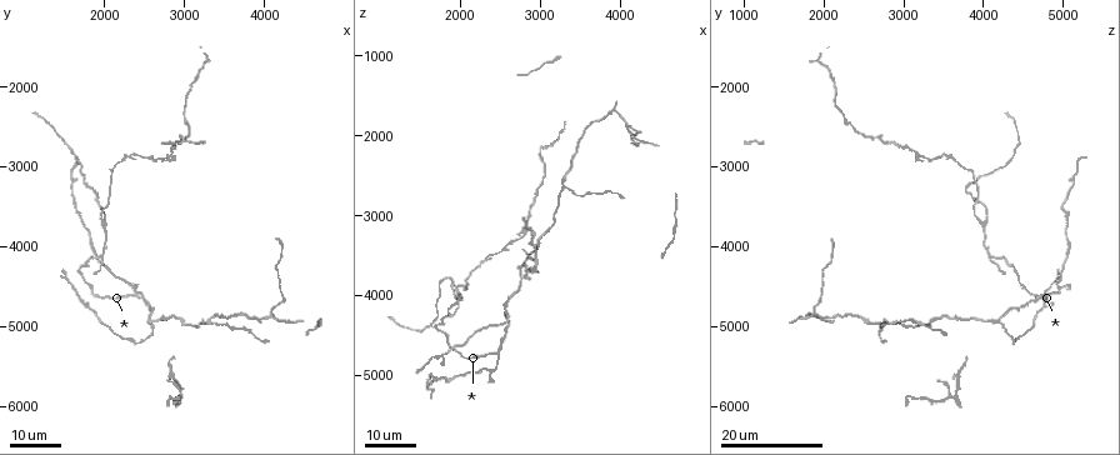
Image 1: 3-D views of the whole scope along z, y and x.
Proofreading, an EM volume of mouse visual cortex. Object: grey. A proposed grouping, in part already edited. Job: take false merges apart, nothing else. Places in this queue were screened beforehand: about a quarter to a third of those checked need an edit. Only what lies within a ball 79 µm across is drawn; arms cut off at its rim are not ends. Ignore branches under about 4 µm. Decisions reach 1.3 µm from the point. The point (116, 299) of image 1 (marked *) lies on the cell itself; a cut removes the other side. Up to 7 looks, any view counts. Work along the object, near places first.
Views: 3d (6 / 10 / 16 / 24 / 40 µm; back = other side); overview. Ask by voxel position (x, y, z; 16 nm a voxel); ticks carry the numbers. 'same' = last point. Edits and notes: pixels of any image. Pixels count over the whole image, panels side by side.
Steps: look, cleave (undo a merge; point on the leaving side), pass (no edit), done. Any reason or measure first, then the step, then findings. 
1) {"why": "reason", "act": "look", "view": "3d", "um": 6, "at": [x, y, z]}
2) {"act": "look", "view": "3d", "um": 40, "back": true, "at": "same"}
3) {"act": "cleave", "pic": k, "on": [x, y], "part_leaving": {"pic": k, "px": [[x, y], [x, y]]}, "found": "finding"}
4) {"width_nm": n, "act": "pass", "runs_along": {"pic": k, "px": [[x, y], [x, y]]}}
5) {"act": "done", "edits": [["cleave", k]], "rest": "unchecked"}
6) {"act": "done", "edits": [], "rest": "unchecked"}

{"act": "look", "view": "3d", "um": 24, "at": [2000, 3750, 4000]}

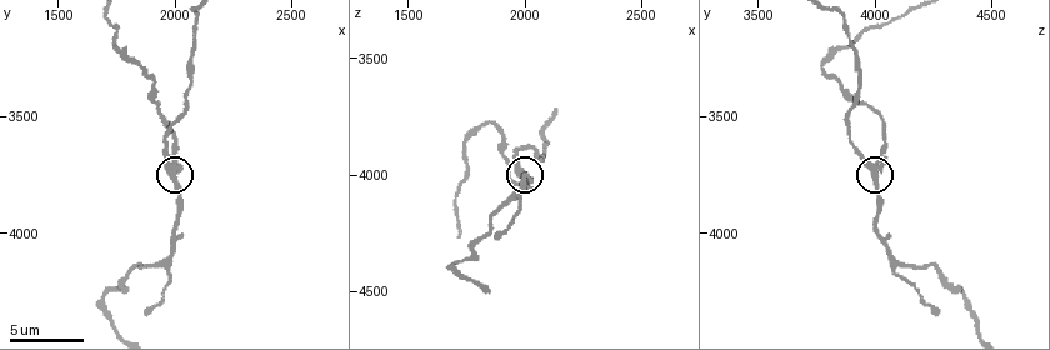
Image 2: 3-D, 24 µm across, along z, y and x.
{"why": "zoom in", "act": "look", "view": "3d", "um": 6, "at": [1970, 3710, 3980]}

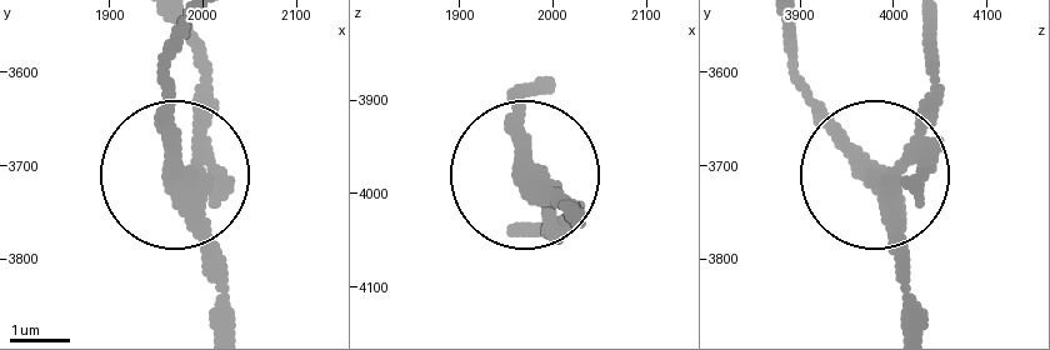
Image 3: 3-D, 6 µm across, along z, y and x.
{"width_nm": 330, "act": "pass", "runs_along": {"pic": 3, "px": [[214, 321], [214, 233], [179, 178], [199, 143], [199, 58]]}, "found": "one cell here"}

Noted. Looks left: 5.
{"why": "three-way junction", "act": "look", "view": "3d", "um": 6, "at": [1970, 4140, 4090]}

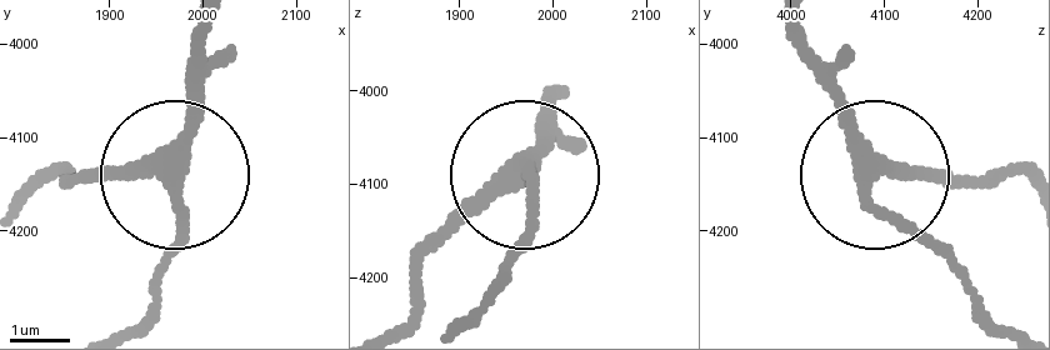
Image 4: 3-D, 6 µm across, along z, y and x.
{"act": "look", "view": "3d", "um": 6, "back": true, "at": [1965, 4145, 4085]}

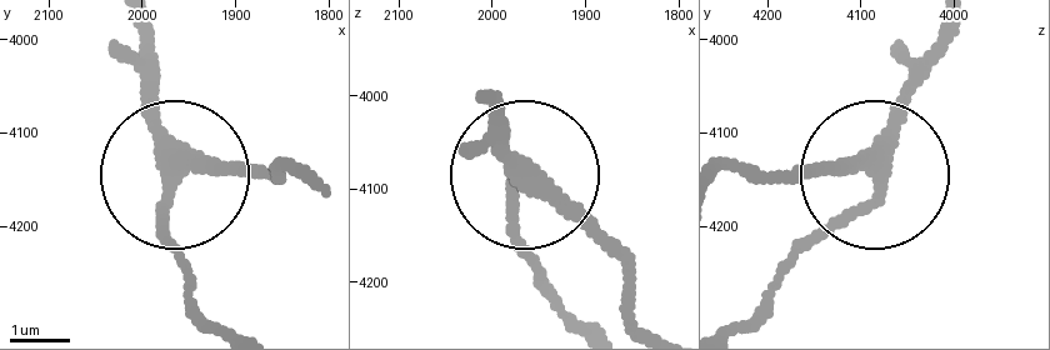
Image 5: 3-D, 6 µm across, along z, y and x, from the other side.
{"act": "pass", "runs_along": {"pic": 5, "px": [[295, 175], [180, 175], [160, 230], [190, 284]]}, "found": "one cell here"}

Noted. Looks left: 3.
{"why": "sudden change in width", "act": "look", "view": "3d", "um": 16, "at": [1750, 4750, 4800]}

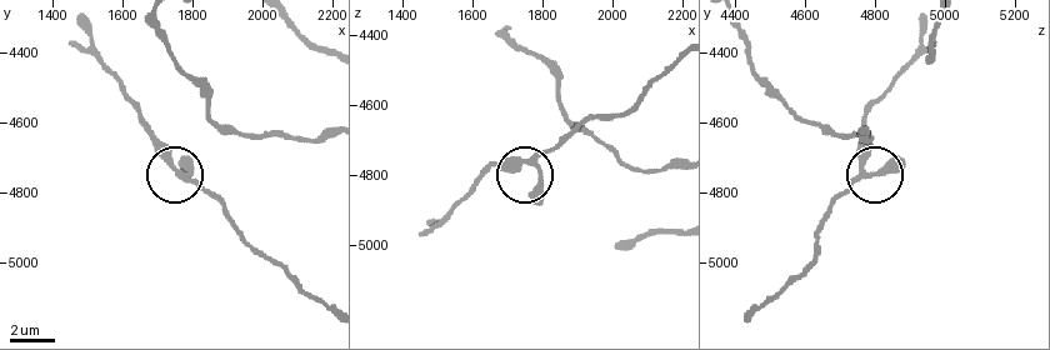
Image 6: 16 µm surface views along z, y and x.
{"why": "closer look", "act": "look", "view": "3d", "um": 10, "at": [1770, 4760, 4760]}

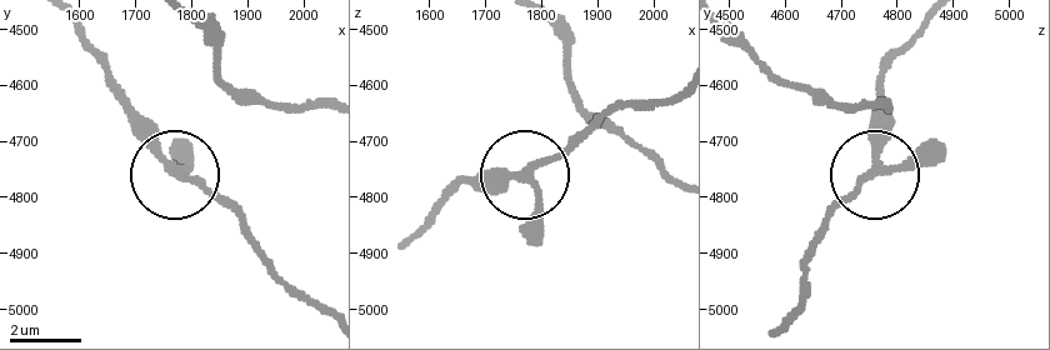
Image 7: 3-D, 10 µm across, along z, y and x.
{"act": "pass", "runs_along": {"pic": 7, "px": [[780, 320], [799, 299], [804, 249], [870, 174], [879, 90]]}, "found": "continuous, no second cell"}

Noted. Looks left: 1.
{"act": "done", "edits": [], "rest": "unchecked"}

